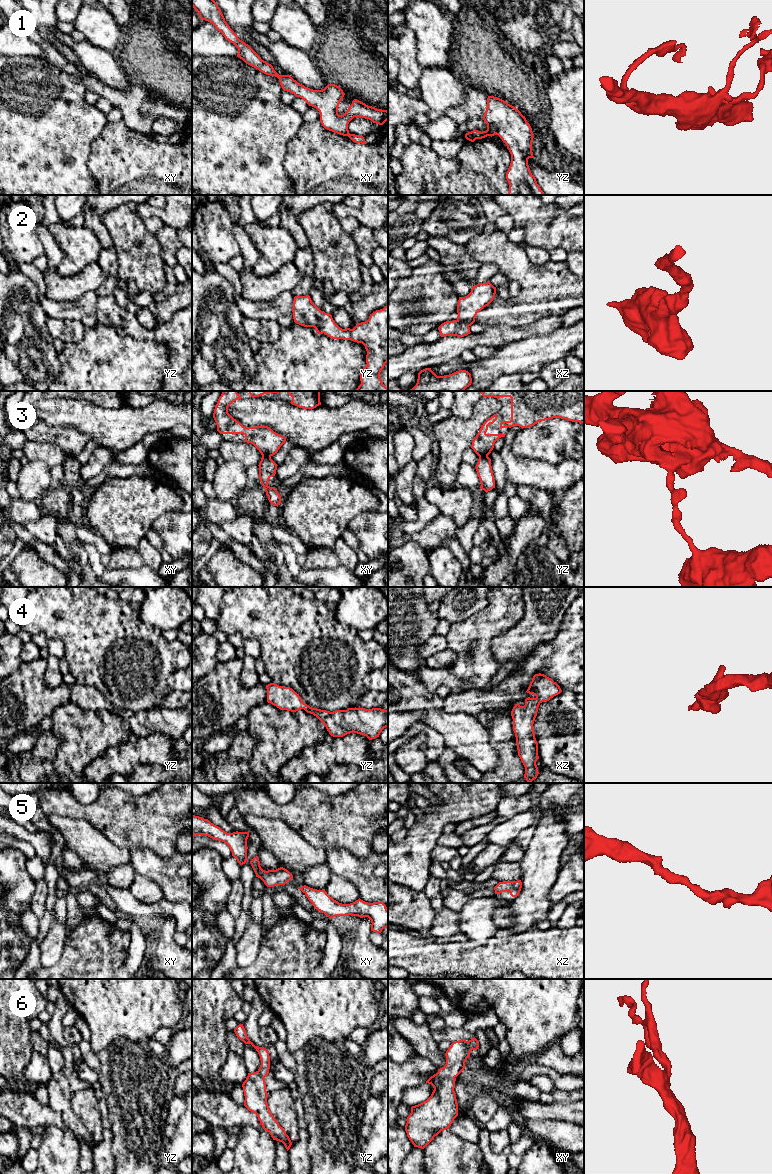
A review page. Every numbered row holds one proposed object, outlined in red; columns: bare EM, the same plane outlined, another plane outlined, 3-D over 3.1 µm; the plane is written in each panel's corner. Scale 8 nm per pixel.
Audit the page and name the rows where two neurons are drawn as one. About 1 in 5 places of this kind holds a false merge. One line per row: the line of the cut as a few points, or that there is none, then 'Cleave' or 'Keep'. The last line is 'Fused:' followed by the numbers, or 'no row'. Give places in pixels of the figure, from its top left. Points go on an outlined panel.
1: Split along yz (482, 131), (488, 135). Cleave
2: No split. Keep
3: Split along xy (262, 455), (270, 457). Cleave
4: No split. Keep
5: No split. Keep
6: No split. Keep
Fused: 1, 3

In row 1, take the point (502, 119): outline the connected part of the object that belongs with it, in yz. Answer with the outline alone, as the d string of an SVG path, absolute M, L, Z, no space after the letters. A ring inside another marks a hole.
M488 96L483 120L487 130L482 132L491 137L498 135L511 154L511 163L506 173L508 195L545 195L528 165L528 159L534 158L534 136L525 116L506 101Z

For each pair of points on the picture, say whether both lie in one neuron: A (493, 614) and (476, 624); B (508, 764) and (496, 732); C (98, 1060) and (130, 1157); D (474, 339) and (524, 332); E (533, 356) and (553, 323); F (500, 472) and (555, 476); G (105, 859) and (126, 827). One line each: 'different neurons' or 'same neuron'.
A: same neuron
B: same neuron
C: same neuron
D: same neuron
E: different neurons
F: different neurons
G: different neurons

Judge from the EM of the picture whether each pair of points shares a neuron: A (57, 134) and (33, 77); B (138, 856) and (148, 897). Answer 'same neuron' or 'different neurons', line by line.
A: same neuron
B: different neurons

